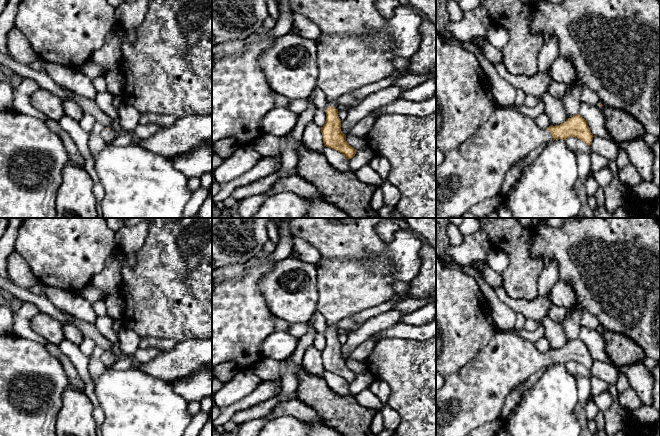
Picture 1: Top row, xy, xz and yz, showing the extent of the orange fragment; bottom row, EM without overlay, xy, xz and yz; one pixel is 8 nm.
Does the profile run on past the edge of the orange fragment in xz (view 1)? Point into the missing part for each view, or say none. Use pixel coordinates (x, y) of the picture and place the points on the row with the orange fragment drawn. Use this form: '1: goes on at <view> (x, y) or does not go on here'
1: goes on at xz (345, 63)

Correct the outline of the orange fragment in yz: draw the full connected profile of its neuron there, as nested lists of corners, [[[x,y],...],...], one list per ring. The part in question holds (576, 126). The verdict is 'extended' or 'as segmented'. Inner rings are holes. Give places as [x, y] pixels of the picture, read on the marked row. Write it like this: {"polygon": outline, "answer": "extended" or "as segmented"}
{"polygon": [[[497,106],[490,118],[469,139],[458,148],[445,153],[443,162],[436,168],[436,218],[462,217],[477,203],[491,197],[500,196],[506,173],[517,161],[527,156],[533,149],[557,139],[575,137],[591,145],[593,134],[587,120],[577,114],[560,125],[541,129],[535,120],[519,113],[511,107]]], "answer": "extended"}

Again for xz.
{"polygon": [[[374,31],[362,35],[327,35],[321,33],[315,41],[317,45],[318,78],[317,87],[326,96],[327,109],[325,124],[321,127],[324,146],[342,153],[348,160],[356,154],[356,149],[346,141],[341,131],[336,99],[365,85],[387,78],[396,69],[393,60],[398,57],[394,52],[395,41],[389,32]]], "answer": "extended"}

